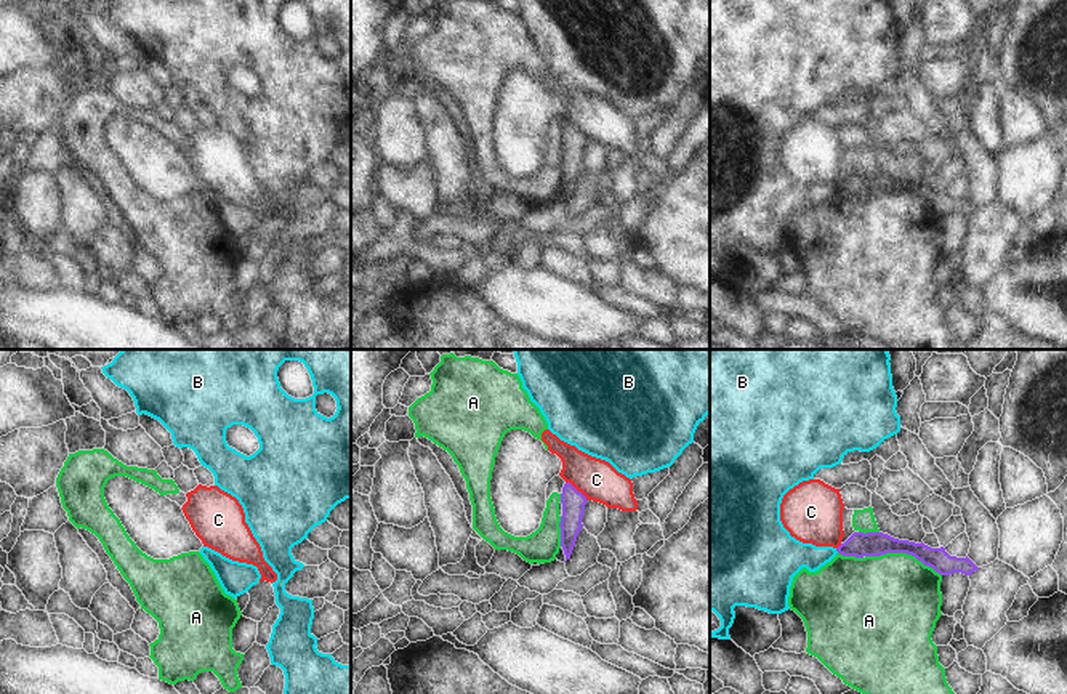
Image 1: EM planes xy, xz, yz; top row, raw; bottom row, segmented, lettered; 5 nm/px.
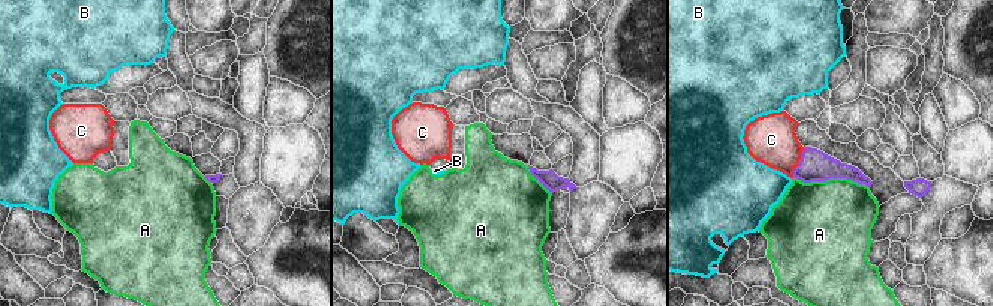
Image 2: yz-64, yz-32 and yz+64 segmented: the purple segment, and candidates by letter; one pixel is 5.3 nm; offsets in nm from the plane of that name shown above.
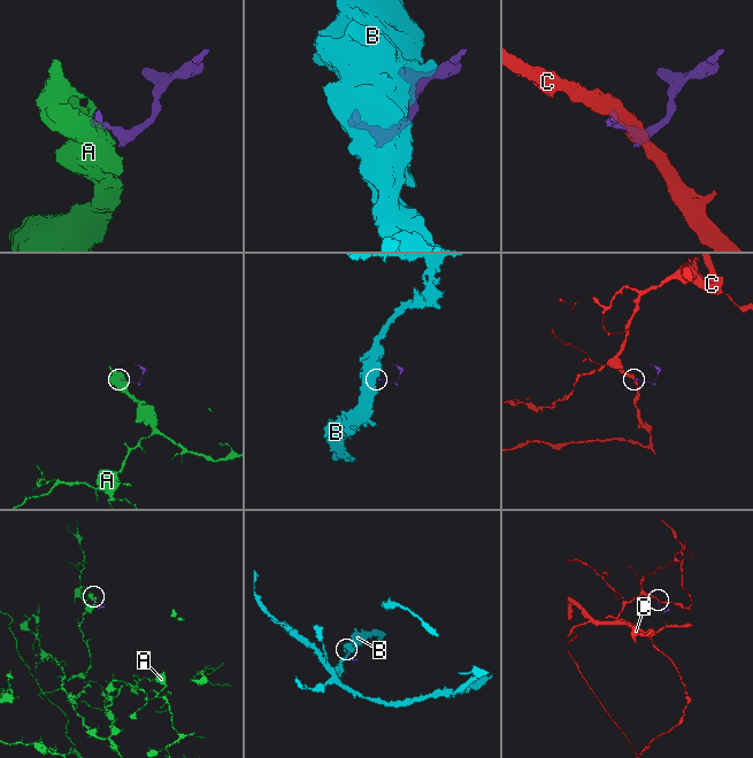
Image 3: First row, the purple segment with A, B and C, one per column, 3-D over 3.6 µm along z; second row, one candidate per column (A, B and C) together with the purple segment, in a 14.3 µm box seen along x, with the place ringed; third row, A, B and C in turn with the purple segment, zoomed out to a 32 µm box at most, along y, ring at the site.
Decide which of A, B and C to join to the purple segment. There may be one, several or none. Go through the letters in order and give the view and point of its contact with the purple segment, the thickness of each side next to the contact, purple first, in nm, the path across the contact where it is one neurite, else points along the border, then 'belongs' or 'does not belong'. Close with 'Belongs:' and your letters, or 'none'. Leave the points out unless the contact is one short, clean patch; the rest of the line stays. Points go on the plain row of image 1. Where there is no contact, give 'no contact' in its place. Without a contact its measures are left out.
A: meets purple in yz at (904, 193); 130 nm thick on the purple side, 460 nm on the other; does not belong
B: meets purple in yz at (837, 191); 130 nm thick on the purple side, 190 nm on the other; border along yz (835, 189), (838, 193); does not belong
C: meets purple in xz at (575, 130); 120 nm thick on the purple side, 200 nm on the other; border along xz (566, 122), (587, 141); does not belong
Belongs: none

